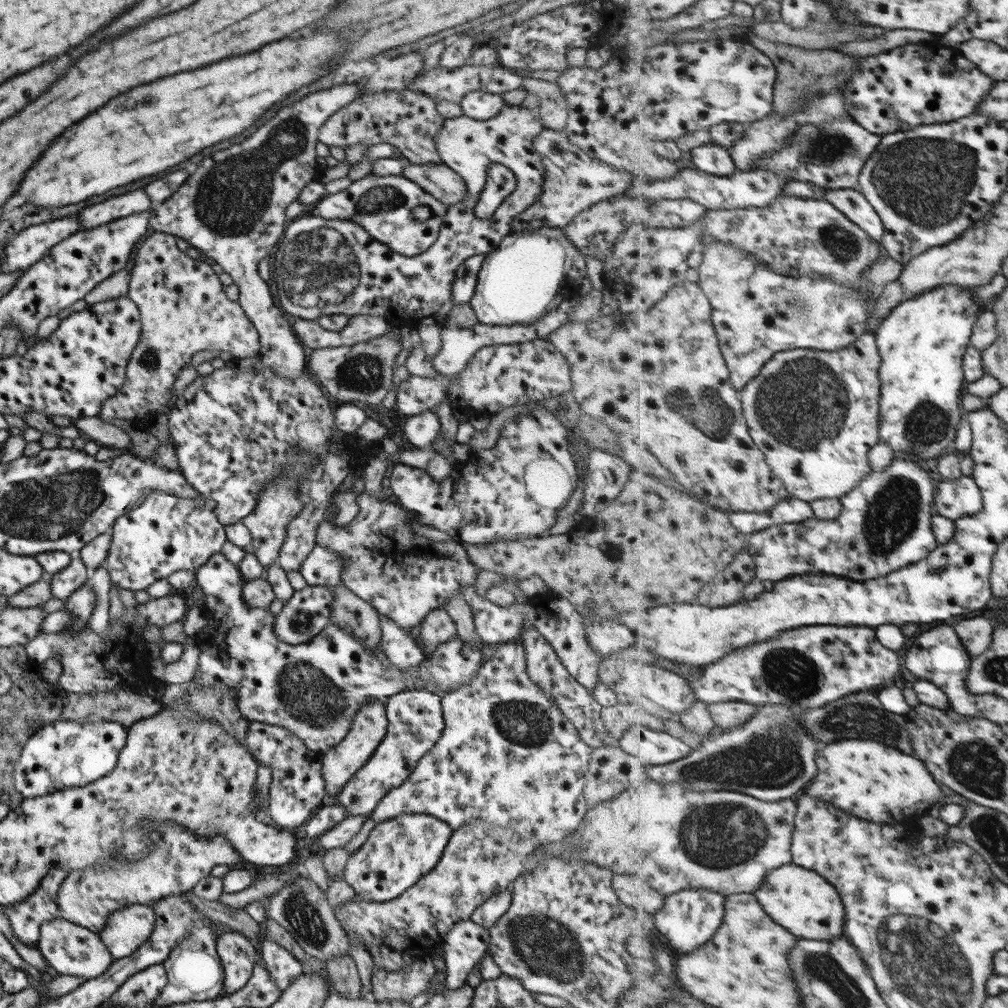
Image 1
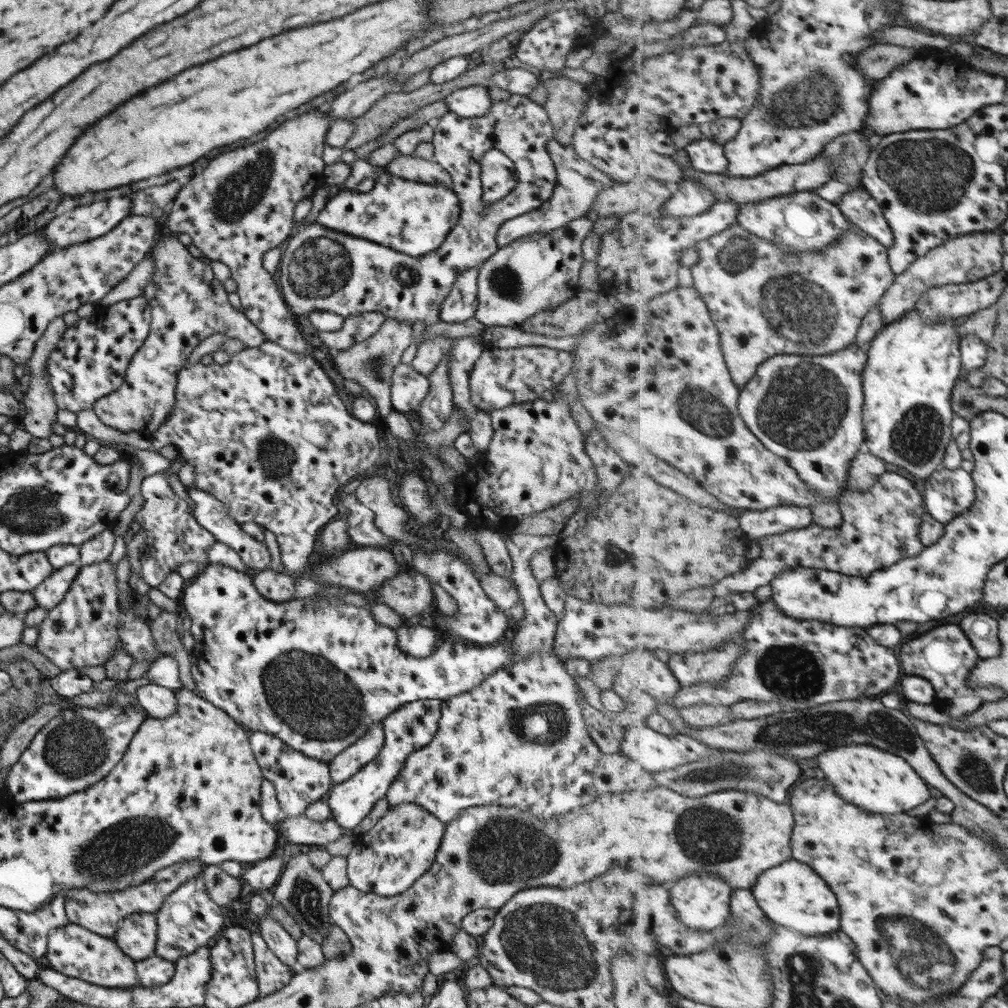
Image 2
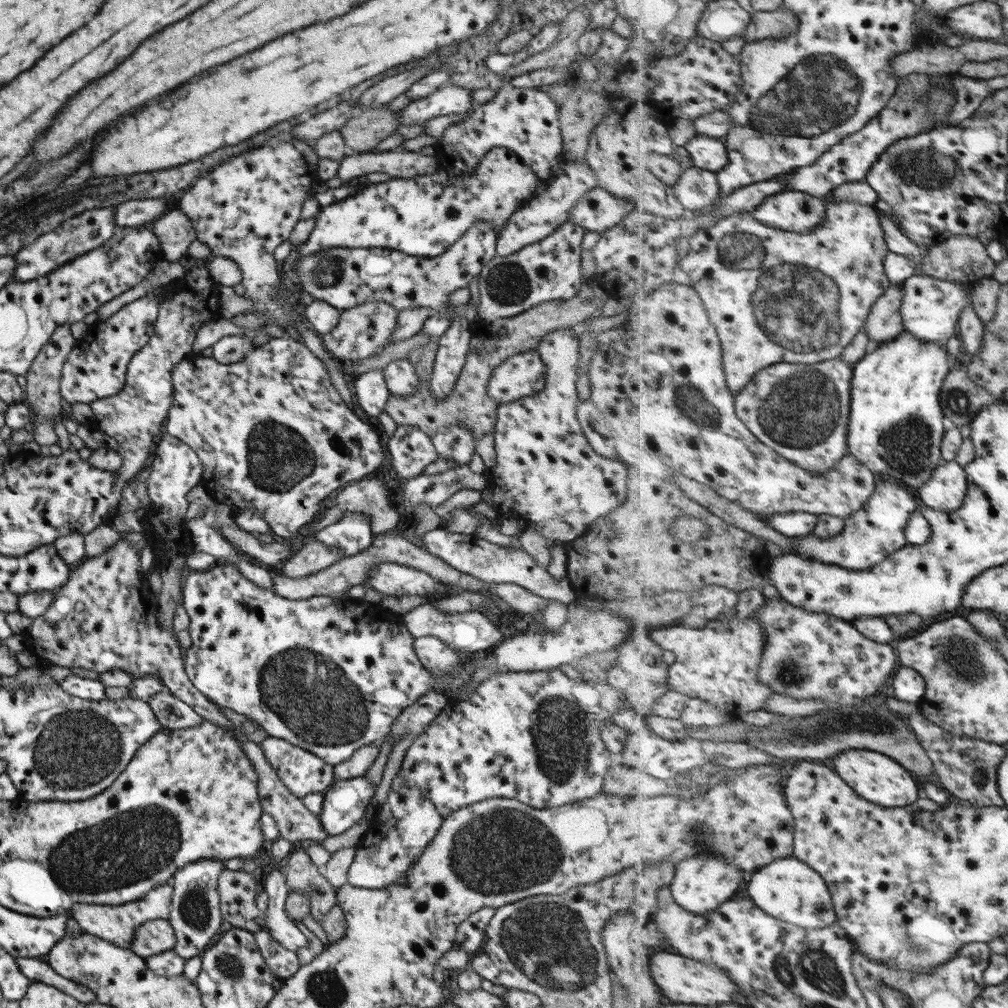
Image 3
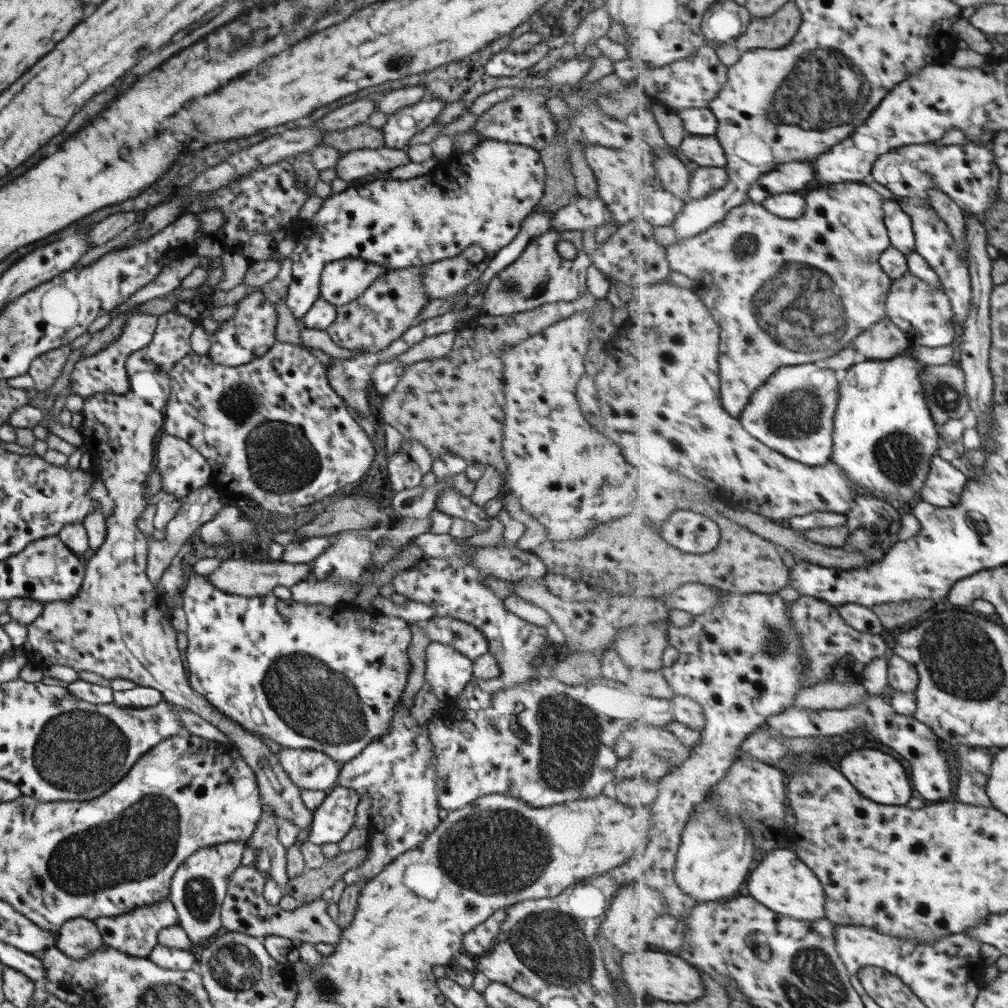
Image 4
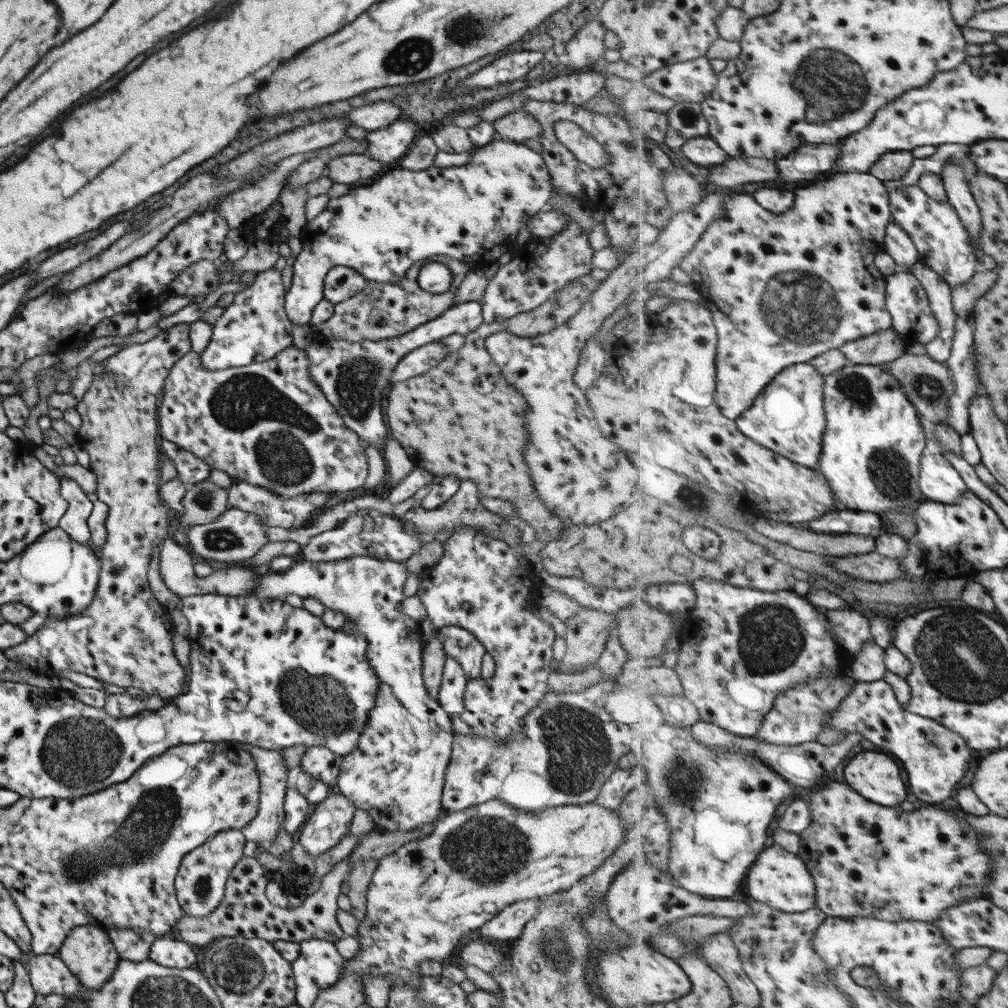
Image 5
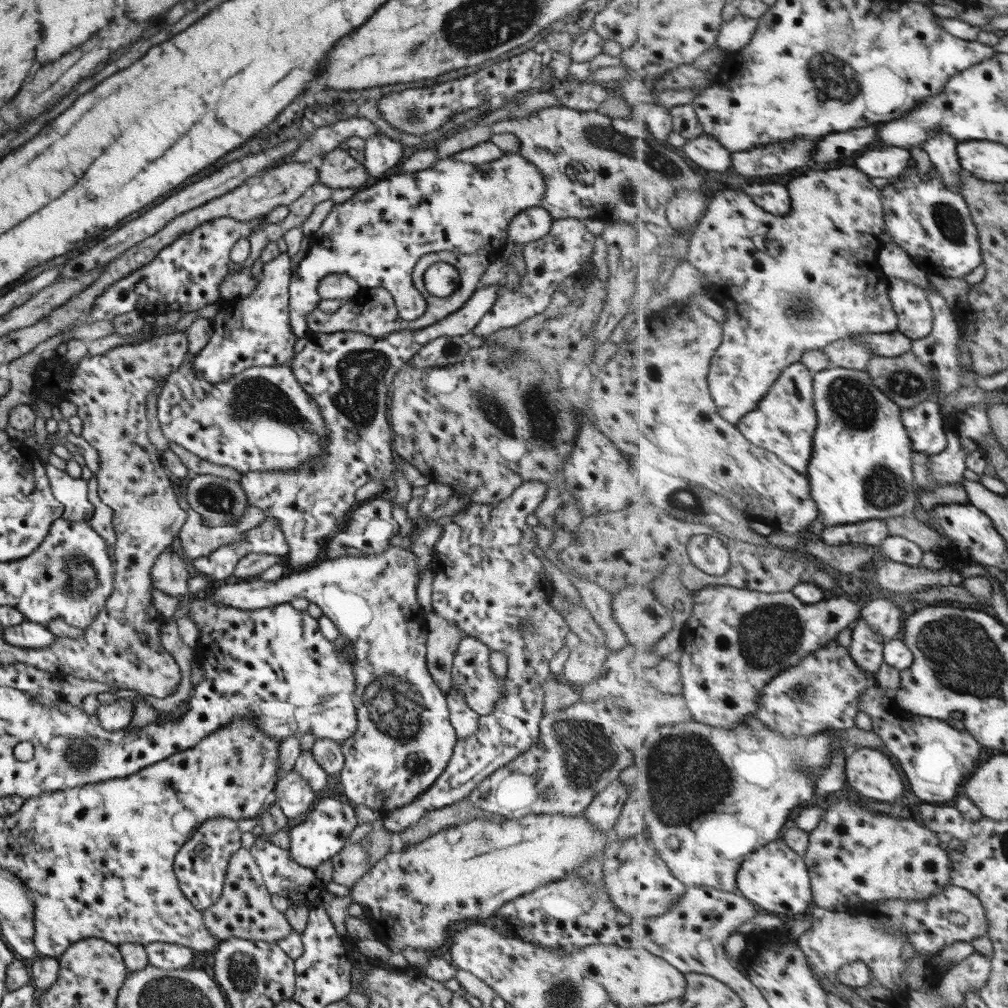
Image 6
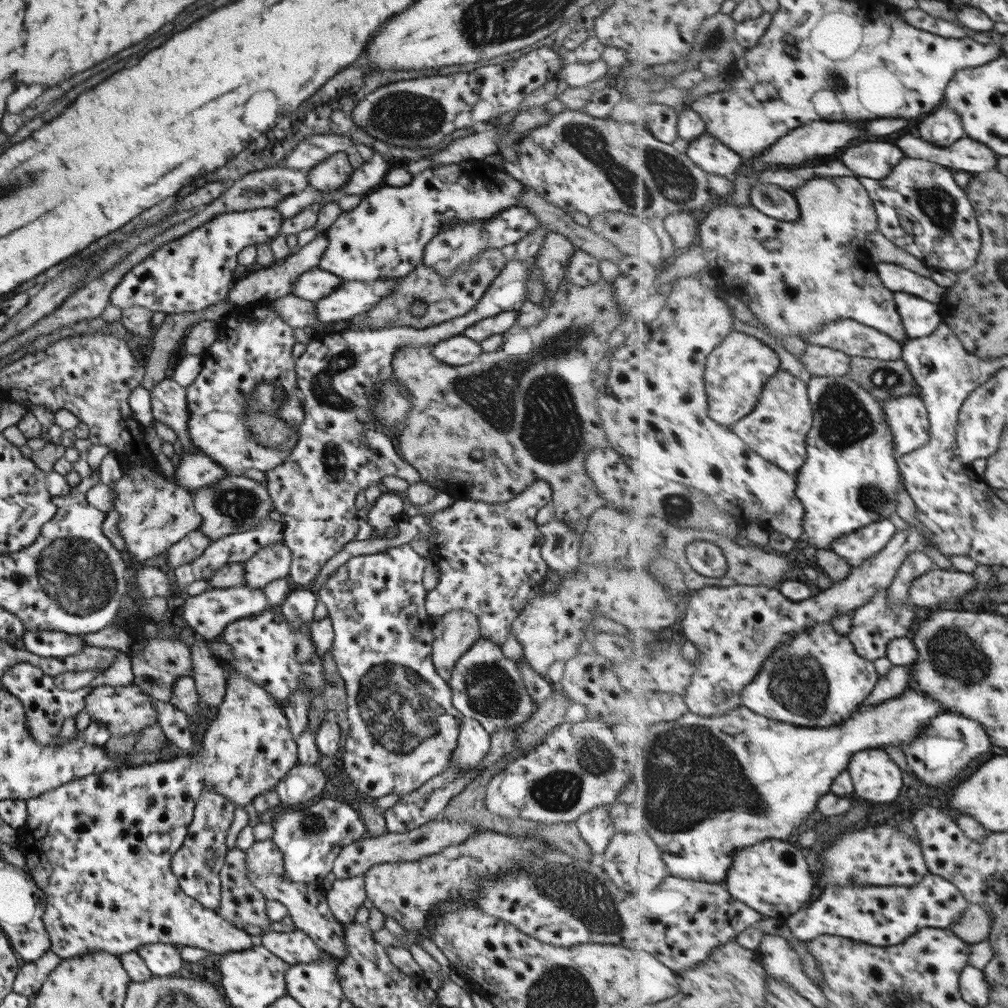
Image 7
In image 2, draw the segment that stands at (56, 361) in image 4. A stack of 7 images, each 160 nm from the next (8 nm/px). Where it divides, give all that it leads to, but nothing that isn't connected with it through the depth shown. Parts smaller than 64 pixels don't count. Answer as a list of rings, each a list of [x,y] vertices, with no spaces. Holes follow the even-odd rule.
[[[61,317],[54,318],[45,327],[45,331],[41,334],[41,337],[35,342],[35,346],[31,351],[29,362],[29,372],[31,372],[31,378],[29,379],[29,387],[27,391],[19,396],[21,404],[25,409],[23,422],[23,430],[28,432],[34,438],[47,438],[51,432],[51,423],[55,421],[55,412],[57,412],[57,406],[53,402],[53,393],[51,392],[48,382],[46,382],[46,360],[47,355],[55,348],[55,344],[59,342],[59,338],[63,336],[65,332],[65,324]]]

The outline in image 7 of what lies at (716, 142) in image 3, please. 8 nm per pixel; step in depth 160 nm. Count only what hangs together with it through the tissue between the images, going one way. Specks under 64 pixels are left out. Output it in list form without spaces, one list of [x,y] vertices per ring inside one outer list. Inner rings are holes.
[[[709,133],[691,141],[686,148],[686,153],[703,170],[724,177],[737,173],[739,166],[743,164],[740,154]]]

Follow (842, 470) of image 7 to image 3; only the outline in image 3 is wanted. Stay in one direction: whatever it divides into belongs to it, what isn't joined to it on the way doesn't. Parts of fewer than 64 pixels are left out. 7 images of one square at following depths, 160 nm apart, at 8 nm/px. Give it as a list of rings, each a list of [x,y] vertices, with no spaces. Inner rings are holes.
[[[907,329],[903,334],[899,334],[899,338],[895,338],[893,342],[881,344],[881,346],[872,347],[868,353],[856,364],[854,364],[854,380],[852,380],[852,401],[851,401],[851,418],[850,428],[848,431],[849,452],[856,456],[863,464],[866,464],[878,477],[887,477],[890,480],[900,482],[903,486],[916,488],[919,490],[921,486],[926,485],[934,476],[935,469],[943,463],[942,458],[942,442],[946,436],[945,426],[943,426],[943,418],[946,417],[944,406],[942,405],[942,389],[946,384],[946,378],[953,369],[950,362],[950,352],[945,350],[944,343],[923,342],[917,336],[913,336]]]

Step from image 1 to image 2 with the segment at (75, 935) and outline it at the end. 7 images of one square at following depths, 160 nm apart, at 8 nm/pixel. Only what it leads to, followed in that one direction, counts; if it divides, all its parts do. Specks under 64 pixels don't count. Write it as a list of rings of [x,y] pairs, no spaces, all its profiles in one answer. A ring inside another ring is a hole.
[[[67,923],[47,933],[45,960],[48,966],[61,974],[105,988],[136,986],[135,962],[123,955],[110,937],[102,937],[79,925]]]

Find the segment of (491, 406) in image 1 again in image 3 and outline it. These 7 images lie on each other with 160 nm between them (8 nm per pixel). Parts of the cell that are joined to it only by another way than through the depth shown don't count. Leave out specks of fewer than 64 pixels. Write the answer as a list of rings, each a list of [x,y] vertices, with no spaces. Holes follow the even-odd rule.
[[[534,350],[504,358],[489,375],[486,391],[497,405],[533,396],[545,384],[546,366]],[[407,359],[389,362],[381,373],[390,396],[407,396],[418,389],[420,382],[414,371],[414,364]]]

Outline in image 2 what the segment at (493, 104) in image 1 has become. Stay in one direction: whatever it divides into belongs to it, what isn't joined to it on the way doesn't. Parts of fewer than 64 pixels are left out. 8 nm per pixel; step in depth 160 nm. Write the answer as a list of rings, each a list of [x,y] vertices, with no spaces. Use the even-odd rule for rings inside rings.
[[[482,85],[459,88],[444,98],[449,113],[463,118],[485,116],[492,105],[488,89]]]

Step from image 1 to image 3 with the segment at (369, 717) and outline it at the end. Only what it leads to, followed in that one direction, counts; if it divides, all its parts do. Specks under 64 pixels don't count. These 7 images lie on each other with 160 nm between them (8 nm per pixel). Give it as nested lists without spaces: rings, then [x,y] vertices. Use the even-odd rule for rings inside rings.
[[[373,742],[355,750],[347,760],[332,765],[332,773],[337,781],[348,778],[363,777],[379,753],[381,742]]]

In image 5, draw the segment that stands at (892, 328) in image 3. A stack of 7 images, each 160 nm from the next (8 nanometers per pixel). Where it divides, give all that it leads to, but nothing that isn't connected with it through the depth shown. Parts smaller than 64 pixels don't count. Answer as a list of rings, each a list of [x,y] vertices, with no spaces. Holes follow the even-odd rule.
[[[894,328],[849,341],[840,349],[852,364],[884,365],[906,354],[901,334]]]

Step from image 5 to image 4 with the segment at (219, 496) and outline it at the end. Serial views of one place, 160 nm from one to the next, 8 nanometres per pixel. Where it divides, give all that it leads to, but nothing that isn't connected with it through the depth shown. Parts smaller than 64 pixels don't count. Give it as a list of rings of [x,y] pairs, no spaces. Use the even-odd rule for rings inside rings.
[[[203,486],[192,490],[188,495],[180,501],[179,512],[176,518],[171,519],[164,528],[165,537],[158,540],[159,544],[149,544],[147,549],[147,578],[156,588],[158,580],[161,578],[162,572],[170,565],[171,561],[176,558],[188,546],[189,539],[196,534],[201,524],[211,518],[222,506],[221,495],[213,488]]]

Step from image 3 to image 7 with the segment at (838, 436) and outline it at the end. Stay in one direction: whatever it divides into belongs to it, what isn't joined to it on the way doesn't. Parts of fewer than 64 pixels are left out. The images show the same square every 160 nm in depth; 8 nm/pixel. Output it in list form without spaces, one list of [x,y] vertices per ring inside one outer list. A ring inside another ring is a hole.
[[[779,370],[763,389],[754,412],[731,426],[741,439],[763,458],[783,467],[797,477],[808,457],[808,434],[814,425],[814,410],[810,403],[809,386],[787,370]]]

